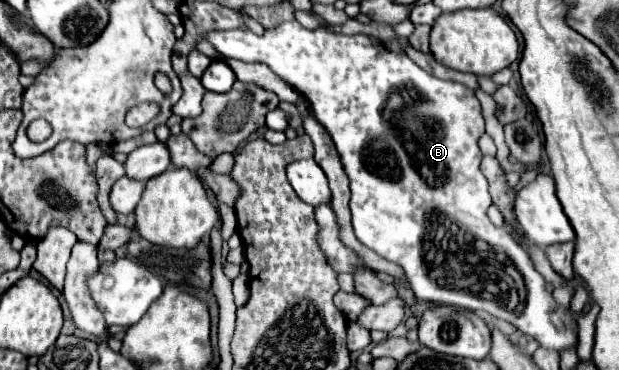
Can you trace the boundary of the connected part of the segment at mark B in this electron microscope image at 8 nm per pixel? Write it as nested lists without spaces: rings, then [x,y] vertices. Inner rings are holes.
[[[298,21],[280,23],[278,27],[266,29],[264,35],[232,29],[210,31],[202,37],[214,45],[220,55],[246,63],[266,63],[278,77],[308,99],[314,117],[330,133],[350,177],[350,211],[356,239],[380,257],[398,263],[406,271],[408,283],[418,299],[436,305],[454,305],[468,311],[482,309],[512,323],[518,331],[536,339],[544,349],[558,353],[570,347],[576,349],[578,323],[572,309],[564,309],[556,303],[554,295],[546,291],[544,277],[534,269],[530,255],[504,227],[492,225],[486,215],[492,199],[486,177],[480,171],[482,153],[478,149],[478,139],[484,133],[484,117],[472,89],[462,83],[434,77],[420,69],[408,55],[388,49],[384,43],[376,43],[368,35],[342,35],[328,27],[310,31]]]

